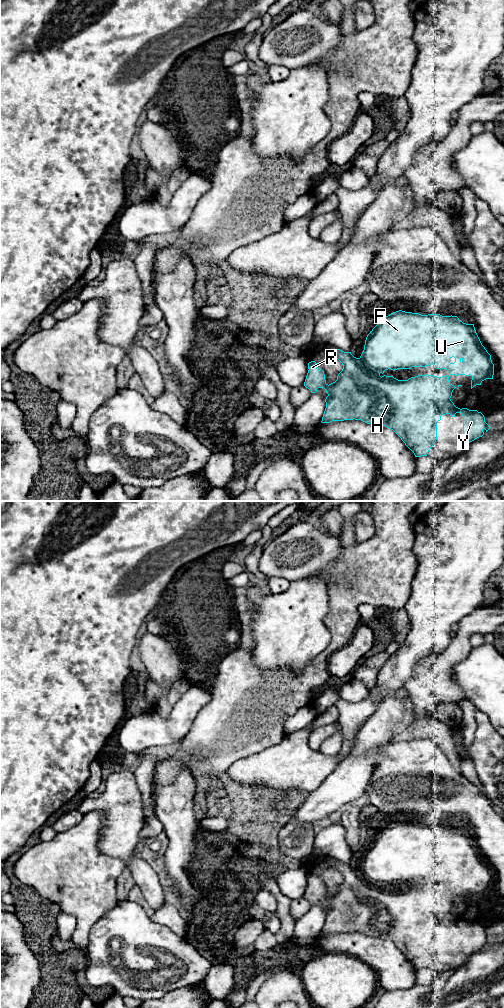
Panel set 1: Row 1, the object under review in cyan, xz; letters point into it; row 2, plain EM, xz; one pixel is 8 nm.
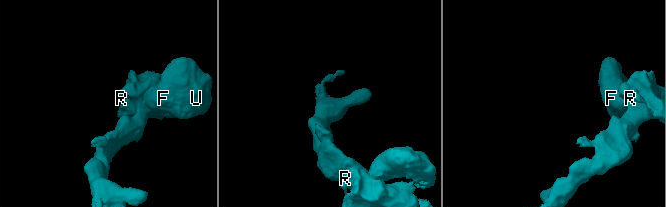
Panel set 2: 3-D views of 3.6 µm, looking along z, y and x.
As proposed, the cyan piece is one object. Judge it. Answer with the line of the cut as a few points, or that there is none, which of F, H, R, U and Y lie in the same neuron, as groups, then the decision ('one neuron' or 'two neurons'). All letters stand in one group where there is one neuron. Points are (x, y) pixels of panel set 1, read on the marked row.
no cut; F H R U Y; one neuron

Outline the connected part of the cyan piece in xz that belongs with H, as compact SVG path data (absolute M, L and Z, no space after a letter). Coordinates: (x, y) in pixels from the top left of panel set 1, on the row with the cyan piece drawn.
M402 310L391 313L382 319L367 335L364 350L359 358L354 357L351 352L336 350L335 357L342 363L343 369L338 374L337 380L327 384L325 374L322 369L317 369L317 363L308 363L308 373L304 386L311 393L316 393L318 388L324 388L328 396L325 399L326 408L322 417L322 423L344 420L361 420L367 424L386 426L393 430L414 453L415 457L427 456L429 450L437 440L437 423L442 415L450 414L455 417L456 413L463 416L463 445L468 445L475 439L484 435L491 428L485 417L477 410L458 408L451 401L453 390L456 388L449 382L449 376L437 377L434 375L418 375L408 380L398 380L393 376L380 376L385 370L411 369L412 367L425 367L431 364L436 369L445 369L450 375L472 376L471 389L486 379L493 379L494 364L491 355L482 345L474 324L466 324L459 320L457 316L442 316L440 314L421 315L419 313L405 312Z

